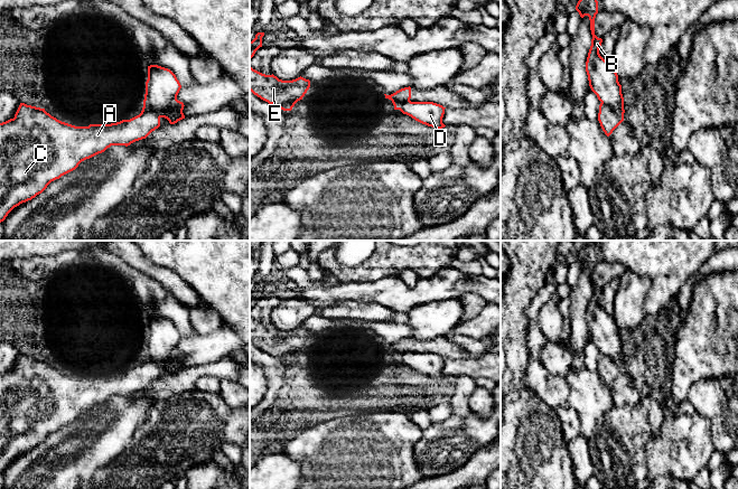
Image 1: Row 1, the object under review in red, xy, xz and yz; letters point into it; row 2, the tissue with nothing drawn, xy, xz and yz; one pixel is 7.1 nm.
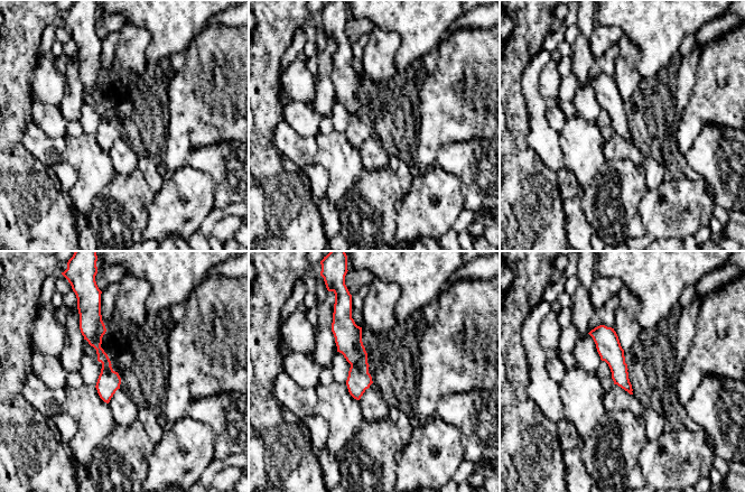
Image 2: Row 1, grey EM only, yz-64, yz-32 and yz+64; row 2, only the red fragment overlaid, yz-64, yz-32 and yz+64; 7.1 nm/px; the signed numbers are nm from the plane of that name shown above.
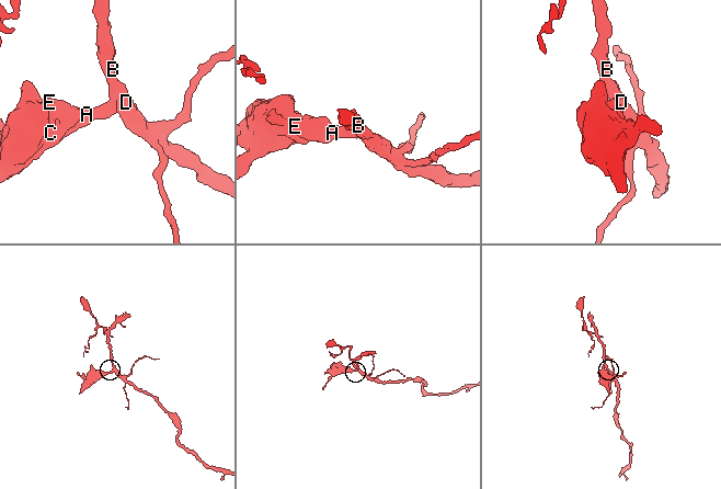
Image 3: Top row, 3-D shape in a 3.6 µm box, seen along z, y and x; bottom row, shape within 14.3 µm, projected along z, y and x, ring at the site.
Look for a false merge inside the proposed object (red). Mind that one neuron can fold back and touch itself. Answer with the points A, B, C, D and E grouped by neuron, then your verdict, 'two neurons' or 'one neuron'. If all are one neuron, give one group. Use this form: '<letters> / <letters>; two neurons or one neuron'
A C E / B D; two neurons

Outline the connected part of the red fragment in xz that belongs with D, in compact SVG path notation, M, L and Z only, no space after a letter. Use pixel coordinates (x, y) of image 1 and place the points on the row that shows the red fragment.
M408 101L399 109L403 114L407 114L415 121L432 126L436 129L442 129L446 125L442 123L445 114L442 105L433 102L411 102Z

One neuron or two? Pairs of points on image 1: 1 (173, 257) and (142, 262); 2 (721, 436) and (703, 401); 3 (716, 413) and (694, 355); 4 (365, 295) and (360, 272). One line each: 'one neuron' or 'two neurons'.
1: two neurons
2: one neuron
3: two neurons
4: two neurons

